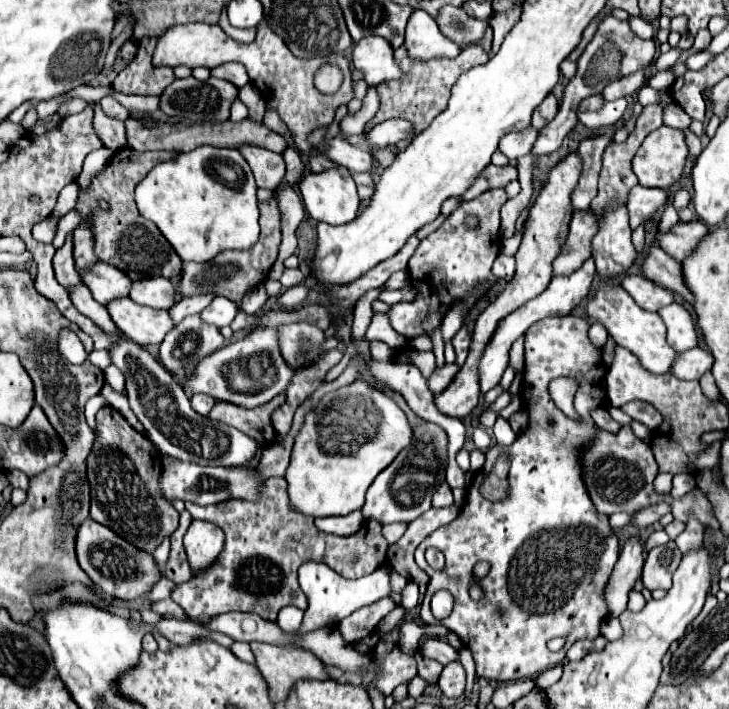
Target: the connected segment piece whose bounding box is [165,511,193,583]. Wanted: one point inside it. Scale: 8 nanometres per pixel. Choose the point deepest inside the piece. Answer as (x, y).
(178, 570)

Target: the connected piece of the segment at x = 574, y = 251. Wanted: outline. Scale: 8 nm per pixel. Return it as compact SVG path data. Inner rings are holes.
M575 211L569 229L561 253L553 261L555 275L571 275L591 257L591 237L597 233L597 215L591 211Z

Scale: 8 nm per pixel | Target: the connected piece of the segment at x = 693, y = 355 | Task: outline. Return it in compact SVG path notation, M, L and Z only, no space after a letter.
M695 347L691 351L683 351L677 355L671 373L685 381L697 381L705 371L711 369L711 365L713 365L713 355L709 351Z

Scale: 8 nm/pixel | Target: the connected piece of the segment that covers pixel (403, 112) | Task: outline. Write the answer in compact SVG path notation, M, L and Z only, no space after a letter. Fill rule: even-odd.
M467 45L461 49L461 53L455 59L431 59L431 61L415 61L409 59L405 55L405 47L395 49L395 63L401 67L405 79L393 79L389 83L377 85L379 91L379 99L381 99L381 107L375 115L375 119L371 119L365 125L364 132L371 130L375 125L385 121L385 119L407 119L413 123L415 133L421 133L423 129L429 127L429 123L447 107L449 95L451 95L451 87L455 85L455 81L459 79L459 75L475 65L487 63L489 55L481 45Z

